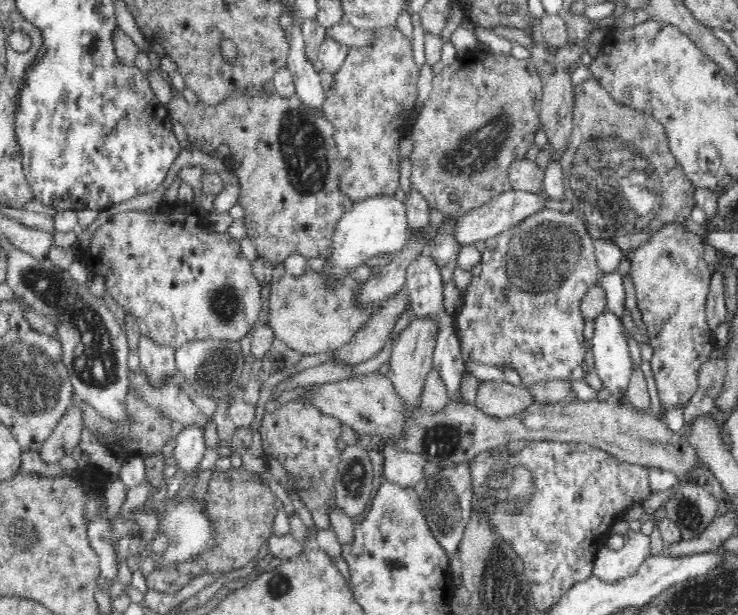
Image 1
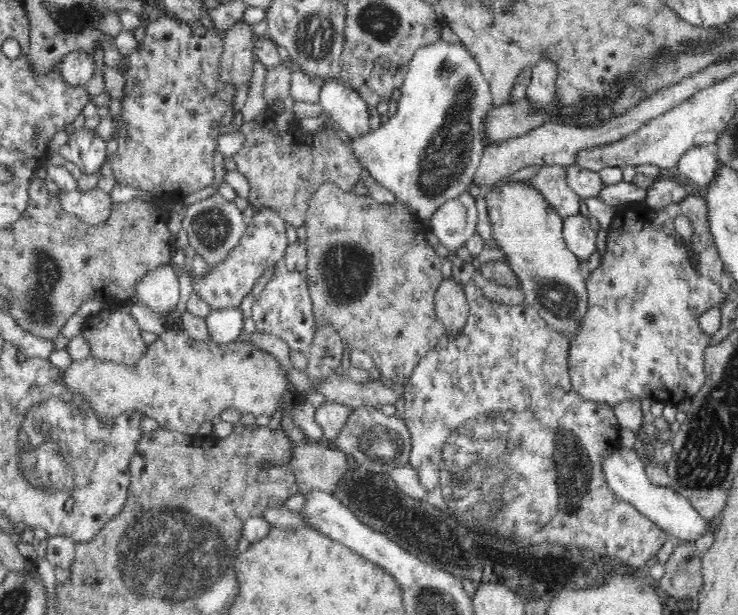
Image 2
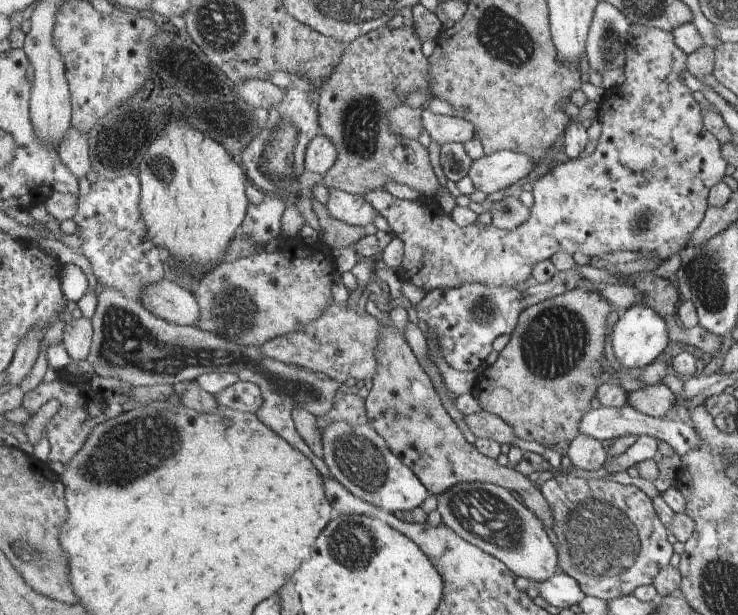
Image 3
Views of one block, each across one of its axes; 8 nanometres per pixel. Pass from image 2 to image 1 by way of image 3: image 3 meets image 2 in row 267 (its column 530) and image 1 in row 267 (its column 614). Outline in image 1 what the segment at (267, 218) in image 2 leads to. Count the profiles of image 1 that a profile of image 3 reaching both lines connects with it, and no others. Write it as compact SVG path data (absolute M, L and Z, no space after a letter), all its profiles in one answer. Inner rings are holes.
M169 208L165 209L162 215L157 213L158 222L151 222L154 217L141 222L142 214L136 212L134 215L138 222L132 224L132 213L126 215L126 220L120 218L97 229L90 244L82 250L82 262L85 262L91 275L105 278L107 293L124 310L134 314L141 333L152 335L156 341L178 348L183 342L196 339L219 338L231 343L244 338L256 326L263 306L261 288L254 277L252 263L242 254L239 239L230 236L228 231L212 231L211 234L164 232L166 224L160 216L174 216L173 210Z

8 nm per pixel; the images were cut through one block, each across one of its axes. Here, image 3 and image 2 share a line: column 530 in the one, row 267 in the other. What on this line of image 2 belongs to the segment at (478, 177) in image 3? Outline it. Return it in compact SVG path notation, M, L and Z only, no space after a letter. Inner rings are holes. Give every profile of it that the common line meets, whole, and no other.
M162 263L154 267L137 286L138 295L133 302L144 301L152 311L166 316L165 310L175 308L180 298L178 274L170 263Z

